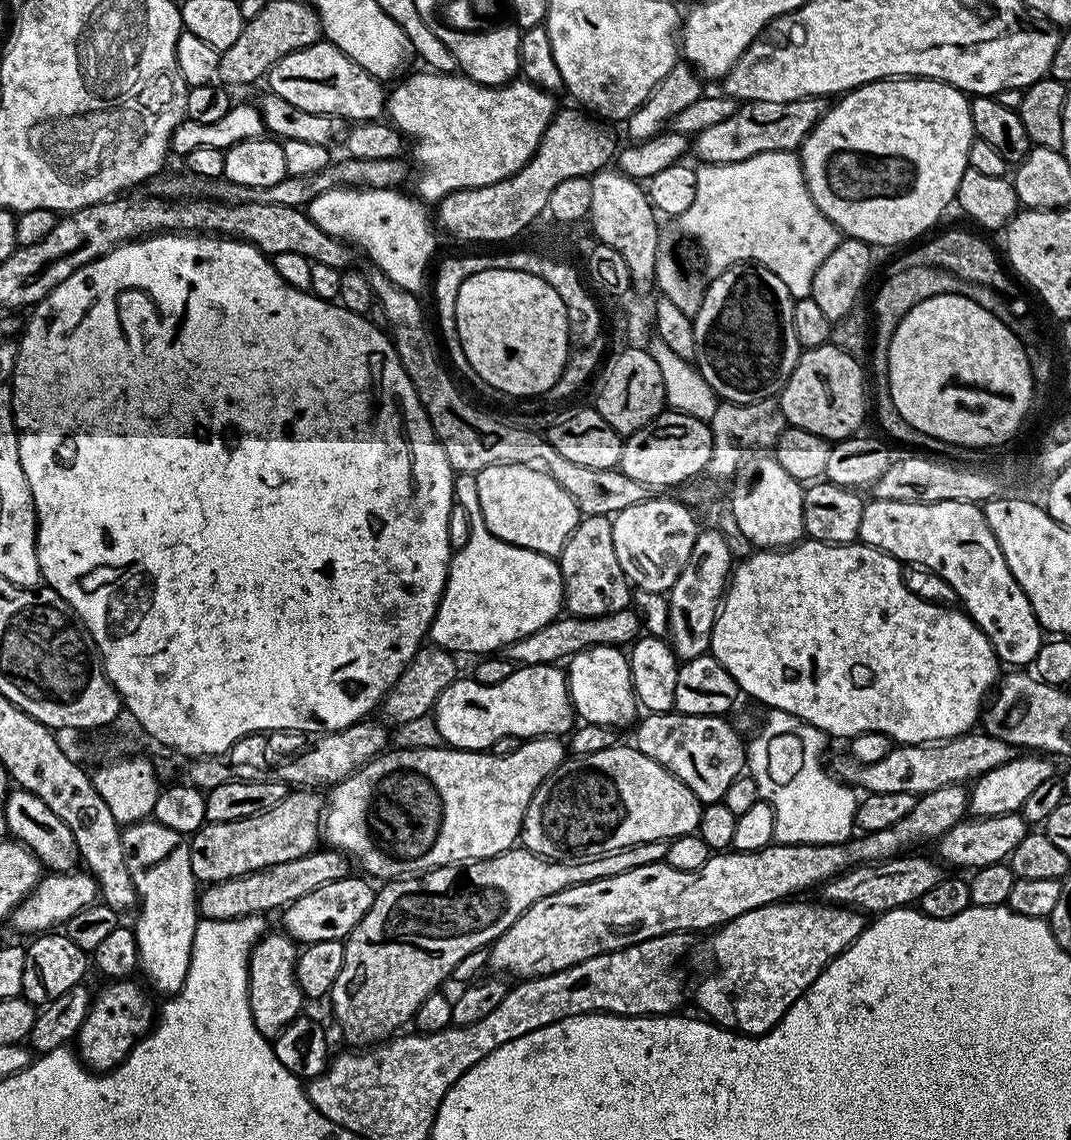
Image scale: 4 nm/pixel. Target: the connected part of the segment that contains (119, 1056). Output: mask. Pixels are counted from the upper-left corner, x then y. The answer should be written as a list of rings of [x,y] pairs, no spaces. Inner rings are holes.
[[[125,978],[105,983],[105,988],[93,995],[86,1022],[82,1022],[80,1035],[74,1041],[81,1061],[97,1074],[111,1072],[127,1060],[137,1040],[147,1036],[154,1027],[152,1000],[134,981]]]

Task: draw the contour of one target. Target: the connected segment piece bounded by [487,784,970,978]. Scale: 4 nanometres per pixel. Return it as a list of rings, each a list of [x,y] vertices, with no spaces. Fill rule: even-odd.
[[[964,784],[938,786],[938,790],[930,790],[925,796],[917,797],[914,808],[889,828],[865,831],[842,844],[773,842],[757,852],[720,850],[709,855],[706,866],[698,866],[698,870],[674,870],[674,866],[661,862],[650,866],[638,866],[634,870],[626,870],[626,874],[614,874],[610,878],[586,882],[582,886],[567,888],[558,894],[543,896],[518,917],[514,926],[507,928],[501,936],[492,941],[487,967],[496,972],[509,972],[510,975],[516,976],[512,978],[545,976],[558,970],[566,970],[578,962],[586,962],[586,958],[622,950],[626,946],[646,942],[662,934],[695,934],[699,928],[715,929],[738,918],[738,914],[746,914],[746,910],[758,910],[767,904],[779,904],[789,898],[799,897],[796,896],[799,892],[804,892],[815,884],[823,886],[835,876],[841,876],[848,869],[855,868],[857,864],[875,864],[878,860],[891,860],[894,856],[915,849],[912,848],[915,844],[924,844],[927,840],[939,841],[941,836],[969,815],[968,793],[969,789]]]

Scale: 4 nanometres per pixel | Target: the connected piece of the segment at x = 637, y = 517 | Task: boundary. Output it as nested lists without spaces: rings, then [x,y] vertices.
[[[649,498],[634,506],[626,506],[626,510],[611,517],[614,551],[618,553],[618,563],[622,565],[629,584],[663,594],[672,589],[696,541],[698,525],[692,512],[689,505],[681,504],[675,498]]]

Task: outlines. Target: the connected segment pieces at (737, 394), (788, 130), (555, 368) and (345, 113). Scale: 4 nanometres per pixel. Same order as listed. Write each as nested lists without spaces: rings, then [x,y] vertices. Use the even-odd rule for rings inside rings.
[[[737,262],[727,268],[722,274],[711,277],[707,281],[708,289],[703,289],[700,297],[700,308],[694,313],[692,325],[694,326],[694,342],[696,343],[695,365],[699,368],[702,378],[706,378],[708,385],[716,392],[717,397],[721,401],[732,401],[735,404],[750,404],[756,400],[775,397],[784,389],[784,383],[790,378],[790,374],[794,370],[794,366],[798,362],[801,354],[800,343],[798,342],[798,334],[794,334],[794,306],[796,301],[792,299],[790,290],[786,290],[786,286],[782,282],[782,278],[778,278],[778,274],[774,274],[768,268],[764,268],[761,264],[751,262]]]
[[[815,96],[775,106],[770,102],[749,100],[741,103],[736,112],[726,118],[726,122],[717,122],[699,132],[691,141],[690,148],[694,156],[696,152],[700,164],[729,164],[754,158],[758,154],[796,152],[825,111],[825,101]]]
[[[495,268],[470,274],[454,299],[460,352],[482,383],[508,396],[551,393],[570,355],[566,306],[554,286],[534,274]]]
[[[327,42],[286,54],[268,71],[266,84],[272,87],[271,95],[286,98],[298,110],[310,110],[310,114],[339,116],[345,122],[376,122],[386,112],[385,85]]]

